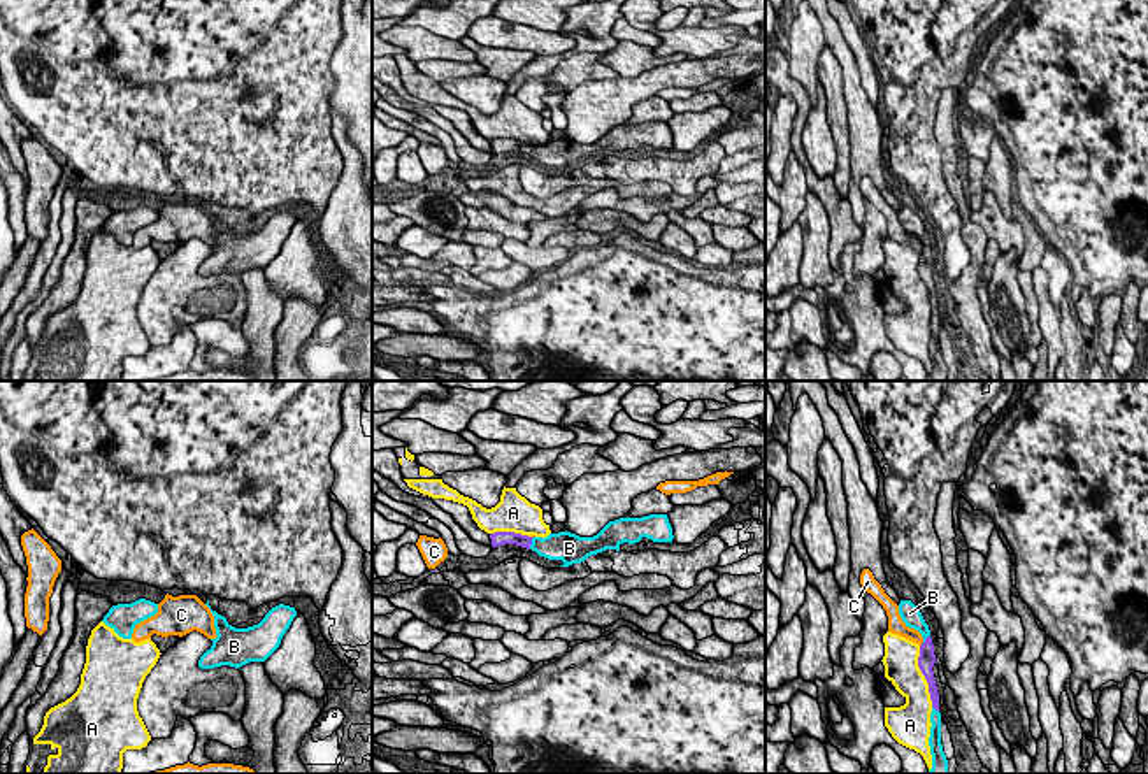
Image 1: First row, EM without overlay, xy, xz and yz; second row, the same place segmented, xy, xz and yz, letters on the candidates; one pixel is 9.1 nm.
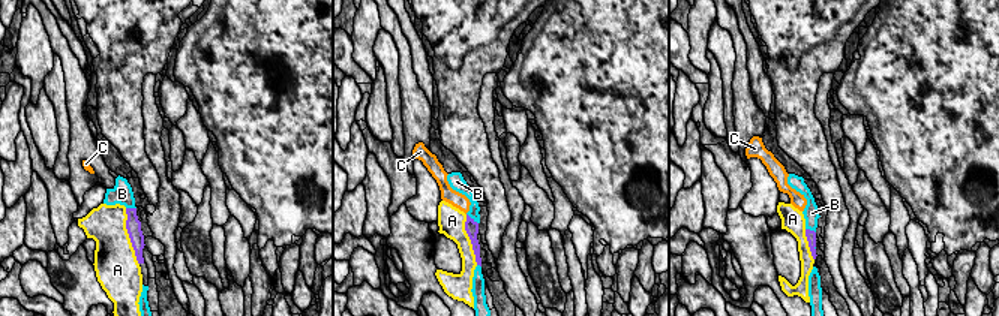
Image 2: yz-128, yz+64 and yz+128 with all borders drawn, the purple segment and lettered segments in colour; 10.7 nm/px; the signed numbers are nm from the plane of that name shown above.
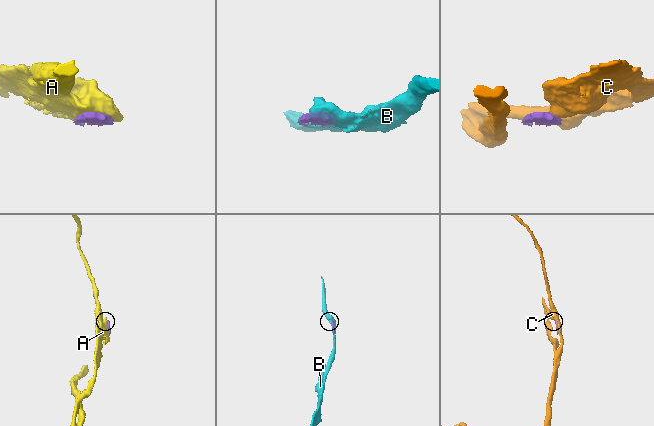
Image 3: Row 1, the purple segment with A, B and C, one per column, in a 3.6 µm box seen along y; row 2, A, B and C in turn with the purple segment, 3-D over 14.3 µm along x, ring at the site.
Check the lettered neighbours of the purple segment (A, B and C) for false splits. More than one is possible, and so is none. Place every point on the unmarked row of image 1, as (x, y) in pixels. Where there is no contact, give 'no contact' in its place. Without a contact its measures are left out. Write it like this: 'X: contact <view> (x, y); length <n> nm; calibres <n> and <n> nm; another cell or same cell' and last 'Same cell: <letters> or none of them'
A: contact yz (924, 281); length 550 nm; calibres 160 and 320 nm; another cell
B: contact xz (530, 150); length 120 nm; calibres 130 and 260 nm; same cell
C: contact yz (922, 251); length 70 nm; calibres 160 and 120 nm; another cell
Same cell: B

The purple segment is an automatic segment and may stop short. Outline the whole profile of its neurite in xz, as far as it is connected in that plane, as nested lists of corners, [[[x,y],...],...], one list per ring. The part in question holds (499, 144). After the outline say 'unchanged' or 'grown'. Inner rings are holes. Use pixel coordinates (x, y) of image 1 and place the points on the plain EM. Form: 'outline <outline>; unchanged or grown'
outline [[[649,121],[642,125],[620,125],[609,128],[597,142],[579,144],[570,139],[549,140],[548,144],[528,144],[514,139],[490,140],[491,153],[516,151],[535,158],[548,167],[562,167],[560,174],[581,170],[588,163],[606,156],[620,158],[623,149],[635,151],[642,144],[653,149],[672,149],[672,133],[667,121]]]; grown

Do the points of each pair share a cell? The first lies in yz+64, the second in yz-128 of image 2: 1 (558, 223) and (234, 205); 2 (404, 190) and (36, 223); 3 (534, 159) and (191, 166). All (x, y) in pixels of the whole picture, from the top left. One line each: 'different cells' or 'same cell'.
1: different cells
2: different cells
3: different cells

